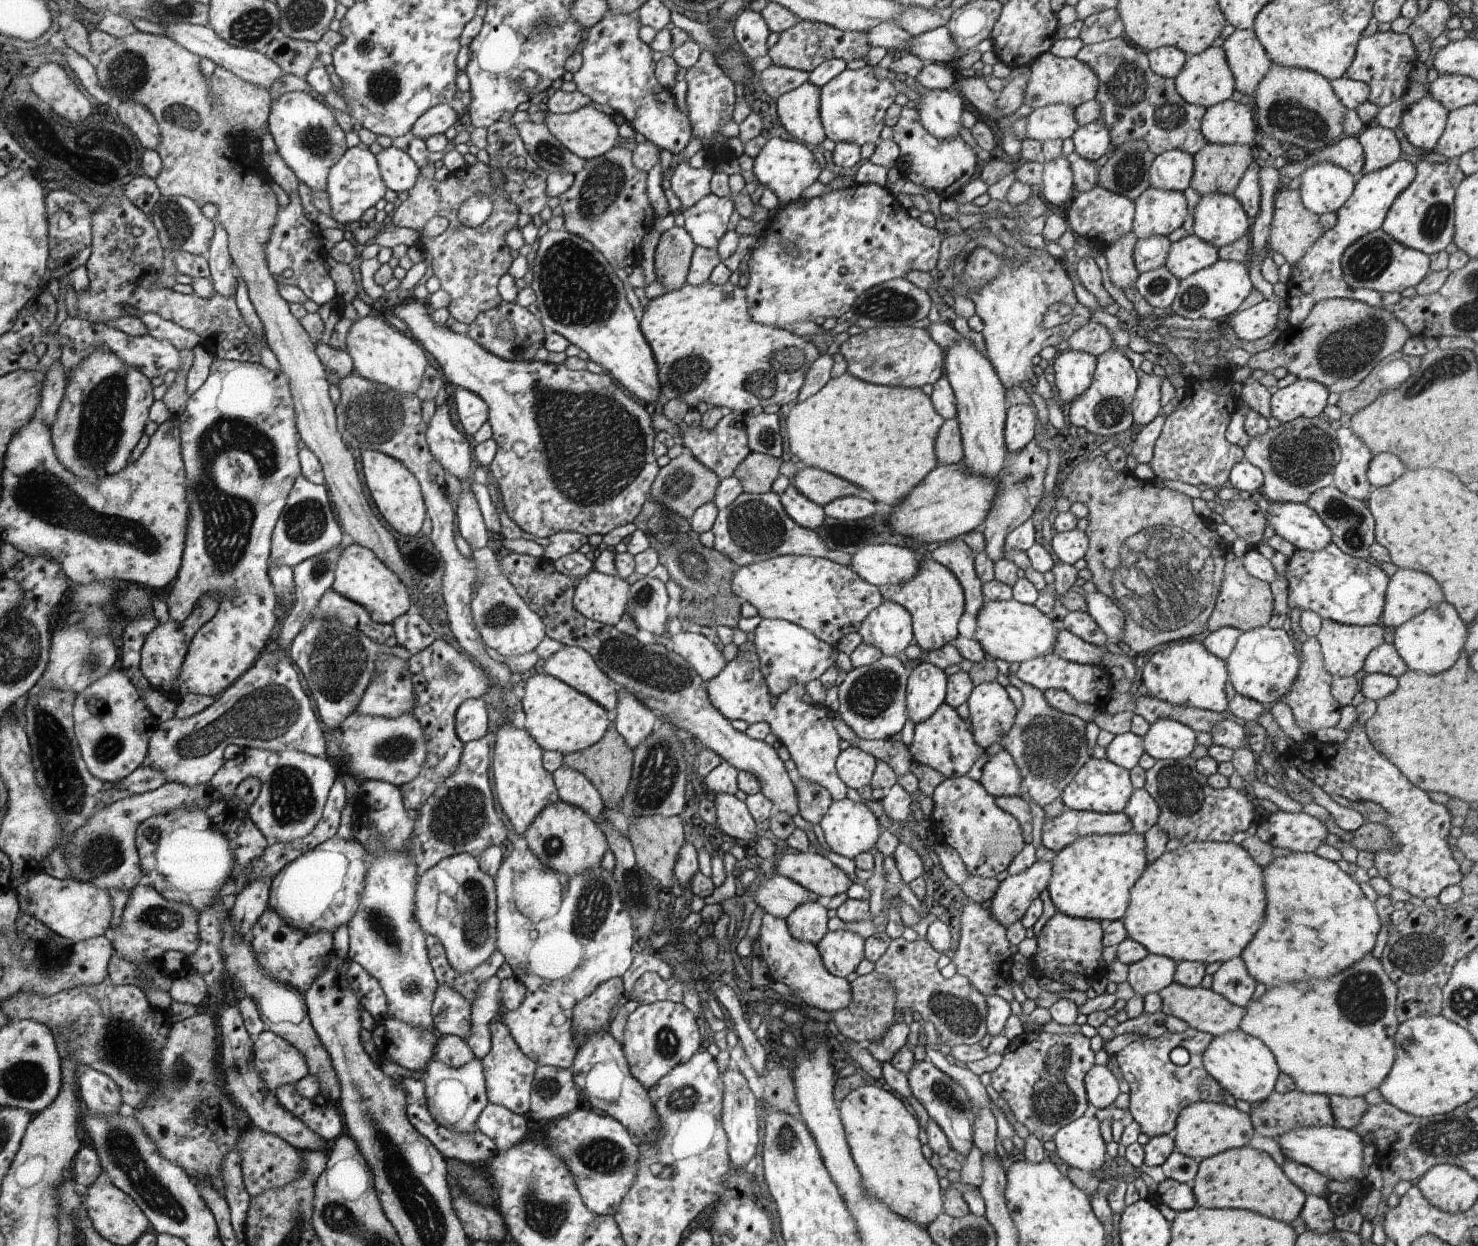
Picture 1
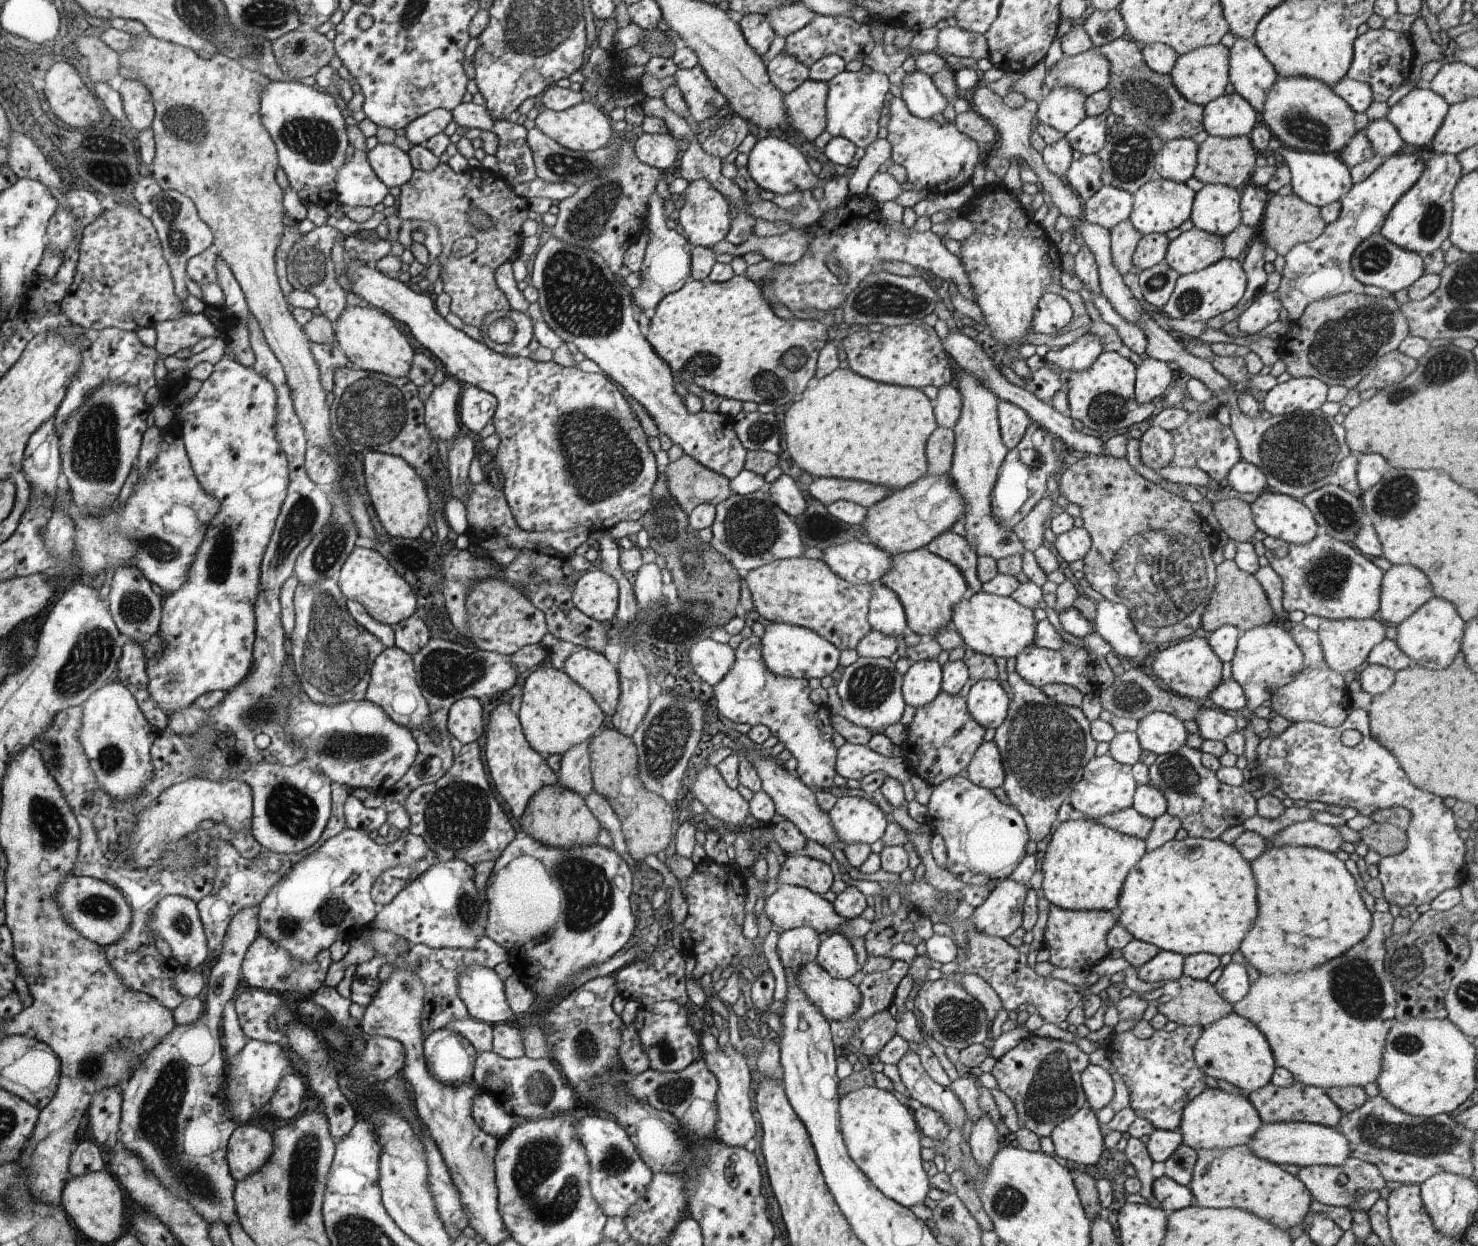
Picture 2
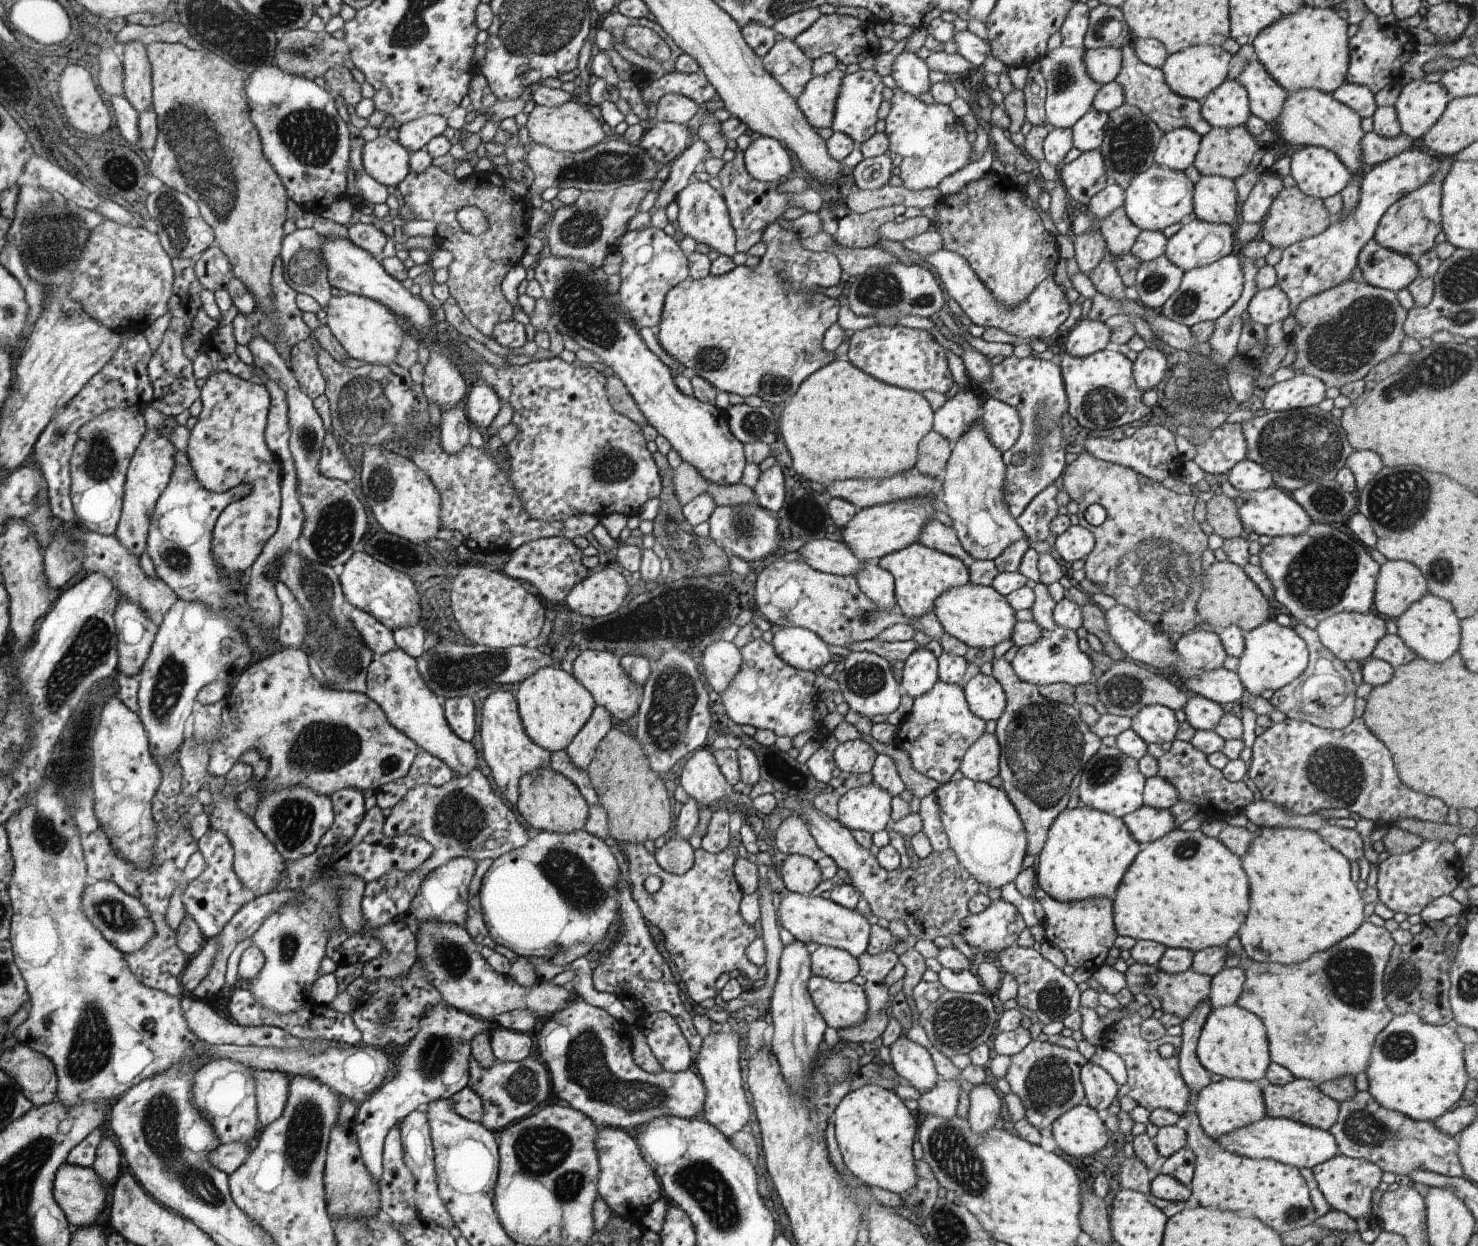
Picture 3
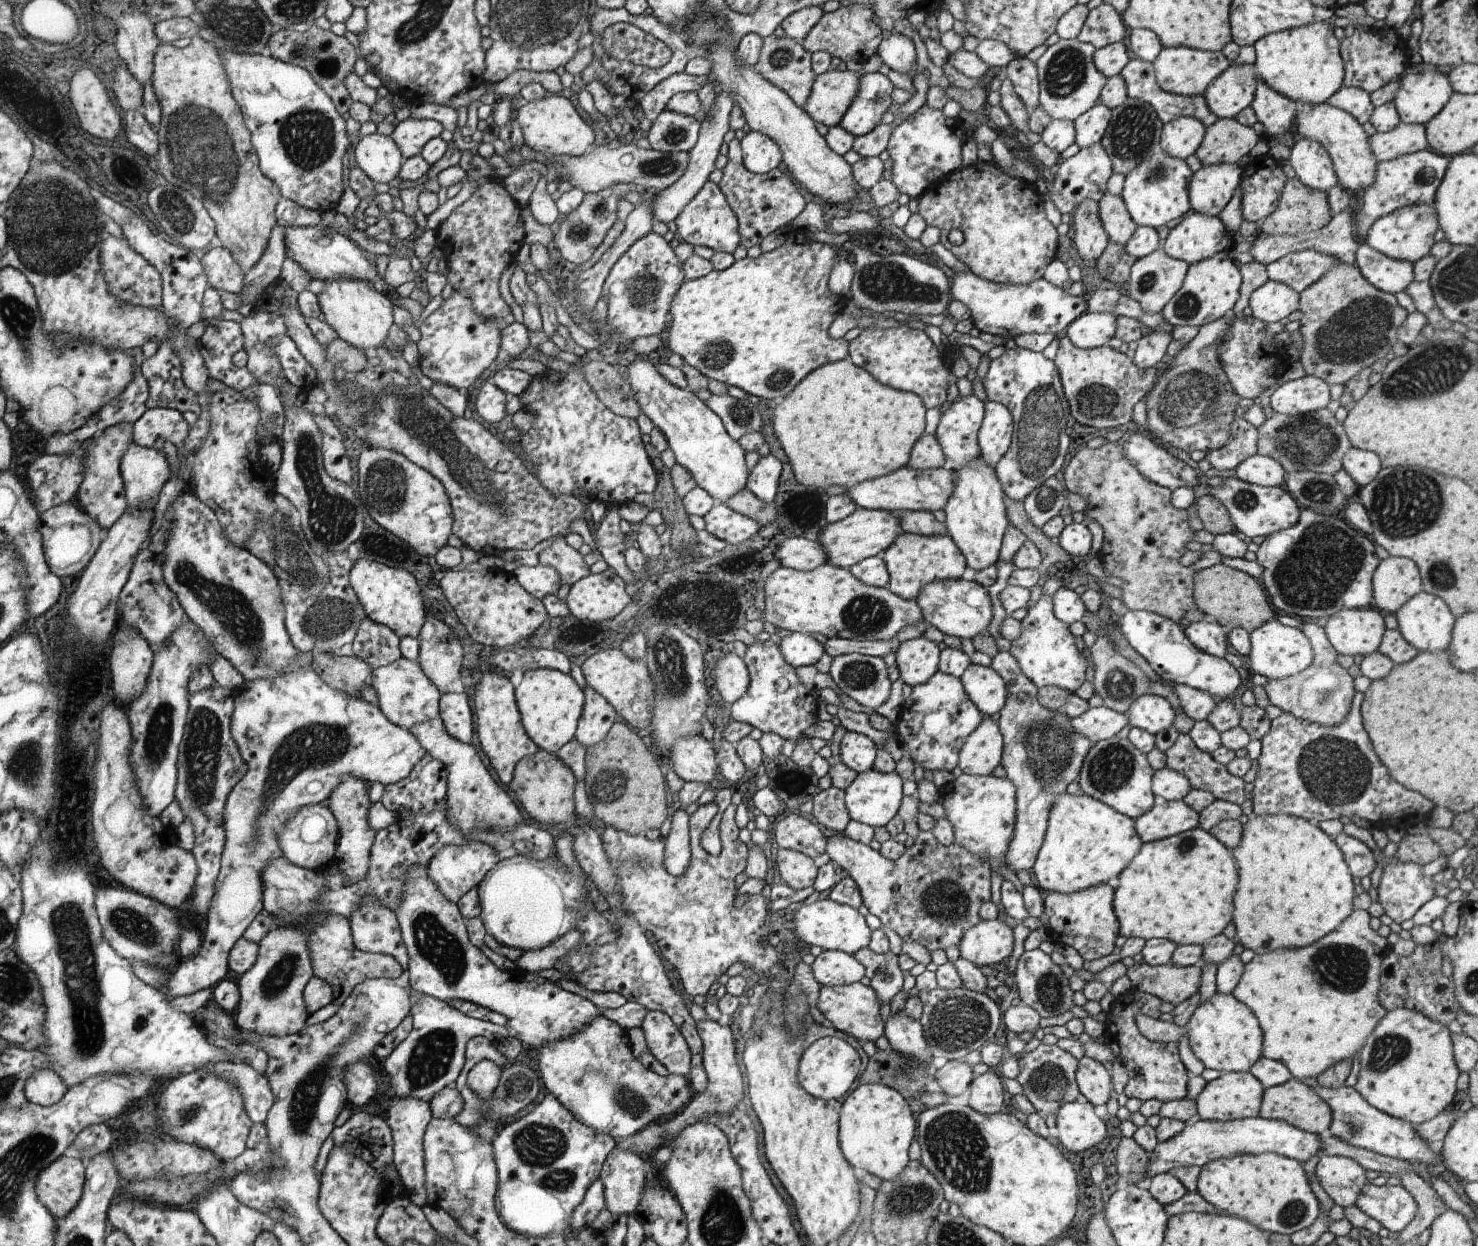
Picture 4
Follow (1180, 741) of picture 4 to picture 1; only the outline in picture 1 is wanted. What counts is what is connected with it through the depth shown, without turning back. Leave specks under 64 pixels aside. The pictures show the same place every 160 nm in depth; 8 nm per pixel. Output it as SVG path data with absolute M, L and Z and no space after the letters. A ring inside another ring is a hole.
M1192 756L1178 760L1158 760L1150 770L1145 772L1144 789L1154 800L1160 804L1160 817L1157 825L1162 832L1168 834L1169 840L1177 838L1181 845L1192 844L1192 842L1230 842L1232 836L1238 832L1247 831L1255 821L1257 802L1250 802L1243 789L1227 787L1222 790L1214 789L1208 784L1207 778L1197 772L1195 761Z

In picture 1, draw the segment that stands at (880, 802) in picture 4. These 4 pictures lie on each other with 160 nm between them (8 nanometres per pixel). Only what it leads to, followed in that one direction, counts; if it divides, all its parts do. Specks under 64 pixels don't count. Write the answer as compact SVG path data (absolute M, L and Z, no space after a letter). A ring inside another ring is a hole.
M847 797L834 801L819 824L822 826L826 843L832 852L851 860L868 852L881 836L881 826L872 810L866 804L854 802Z

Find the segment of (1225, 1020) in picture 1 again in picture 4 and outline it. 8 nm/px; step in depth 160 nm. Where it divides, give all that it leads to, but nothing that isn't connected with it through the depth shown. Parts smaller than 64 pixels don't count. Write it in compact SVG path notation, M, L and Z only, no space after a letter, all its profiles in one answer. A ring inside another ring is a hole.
M1143 962L1127 968L1126 976L1132 988L1178 1006L1199 992L1202 970L1198 965L1184 967L1171 963L1149 966Z

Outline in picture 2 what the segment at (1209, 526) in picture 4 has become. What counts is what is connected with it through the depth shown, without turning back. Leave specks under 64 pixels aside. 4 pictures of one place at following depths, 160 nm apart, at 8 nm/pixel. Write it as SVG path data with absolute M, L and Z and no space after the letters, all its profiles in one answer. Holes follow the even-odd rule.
M1226 497L1214 503L1213 510L1222 531L1236 543L1248 542L1258 530L1250 504L1240 498Z

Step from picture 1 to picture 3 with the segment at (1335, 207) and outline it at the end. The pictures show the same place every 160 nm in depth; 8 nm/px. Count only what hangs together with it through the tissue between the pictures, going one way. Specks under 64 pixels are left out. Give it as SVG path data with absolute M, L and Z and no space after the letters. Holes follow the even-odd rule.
M1314 145L1295 150L1291 156L1291 175L1304 194L1322 200L1341 193L1352 178L1333 152Z

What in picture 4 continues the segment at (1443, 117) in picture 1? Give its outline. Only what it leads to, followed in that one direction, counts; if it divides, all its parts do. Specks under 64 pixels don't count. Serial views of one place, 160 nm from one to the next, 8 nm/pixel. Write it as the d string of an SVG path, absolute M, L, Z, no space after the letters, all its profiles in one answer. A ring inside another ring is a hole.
M1428 66L1426 70L1414 70L1404 74L1400 79L1400 88L1396 92L1393 101L1395 108L1400 116L1401 123L1426 125L1434 116L1444 109L1450 101L1454 90L1448 82L1448 75L1438 72L1434 66Z

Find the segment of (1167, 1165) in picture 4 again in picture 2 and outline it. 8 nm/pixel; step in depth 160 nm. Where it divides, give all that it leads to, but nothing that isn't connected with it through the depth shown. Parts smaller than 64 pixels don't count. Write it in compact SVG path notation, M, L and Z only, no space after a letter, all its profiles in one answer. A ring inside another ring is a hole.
M1278 1122L1262 1124L1254 1138L1247 1145L1258 1158L1264 1158L1275 1164L1308 1167L1340 1166L1350 1158L1350 1142L1344 1134L1340 1134L1334 1127L1326 1127L1304 1122Z

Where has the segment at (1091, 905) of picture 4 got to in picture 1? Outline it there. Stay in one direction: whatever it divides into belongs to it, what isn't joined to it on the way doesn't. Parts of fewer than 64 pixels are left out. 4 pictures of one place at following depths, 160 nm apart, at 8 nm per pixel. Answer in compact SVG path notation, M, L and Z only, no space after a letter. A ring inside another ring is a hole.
M1056 911L1056 914L1046 922L1038 941L1038 951L1029 960L1036 968L1044 972L1044 977L1053 980L1053 975L1060 971L1082 975L1094 980L1103 975L1107 969L1103 961L1103 930L1105 923L1098 920L1072 918Z

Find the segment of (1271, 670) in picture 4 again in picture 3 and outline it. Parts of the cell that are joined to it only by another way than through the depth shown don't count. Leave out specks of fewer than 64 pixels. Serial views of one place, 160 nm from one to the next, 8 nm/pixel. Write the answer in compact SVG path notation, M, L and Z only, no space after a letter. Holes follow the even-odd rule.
M1268 620L1251 632L1244 633L1245 650L1237 672L1250 695L1261 695L1264 690L1279 690L1291 684L1307 668L1309 653L1304 640L1290 627Z

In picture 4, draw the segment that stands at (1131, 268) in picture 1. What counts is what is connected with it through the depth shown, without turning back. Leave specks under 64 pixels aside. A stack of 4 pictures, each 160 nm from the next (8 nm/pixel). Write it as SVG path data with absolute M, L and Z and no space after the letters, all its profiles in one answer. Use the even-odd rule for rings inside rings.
M1106 192L1097 203L1098 215L1109 241L1125 246L1136 232L1137 225L1130 217L1121 196Z

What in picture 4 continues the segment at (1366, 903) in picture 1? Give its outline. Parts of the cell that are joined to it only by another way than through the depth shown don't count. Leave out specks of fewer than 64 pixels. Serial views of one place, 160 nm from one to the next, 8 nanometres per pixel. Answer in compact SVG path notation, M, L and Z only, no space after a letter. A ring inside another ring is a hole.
M1251 814L1243 825L1242 840L1234 848L1238 862L1238 877L1232 923L1244 949L1262 955L1284 948L1294 949L1314 944L1324 934L1334 932L1346 918L1350 918L1357 897L1353 875L1334 839L1325 834L1314 822L1276 814L1258 816Z

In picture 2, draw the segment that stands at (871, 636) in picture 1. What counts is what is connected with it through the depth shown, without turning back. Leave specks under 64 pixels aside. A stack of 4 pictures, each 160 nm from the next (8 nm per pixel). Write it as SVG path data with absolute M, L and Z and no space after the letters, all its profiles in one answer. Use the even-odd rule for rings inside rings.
M874 580L869 586L872 586L874 592L867 617L871 630L898 638L897 652L901 658L906 657L905 637L909 633L909 627L898 596L882 586L881 580Z

